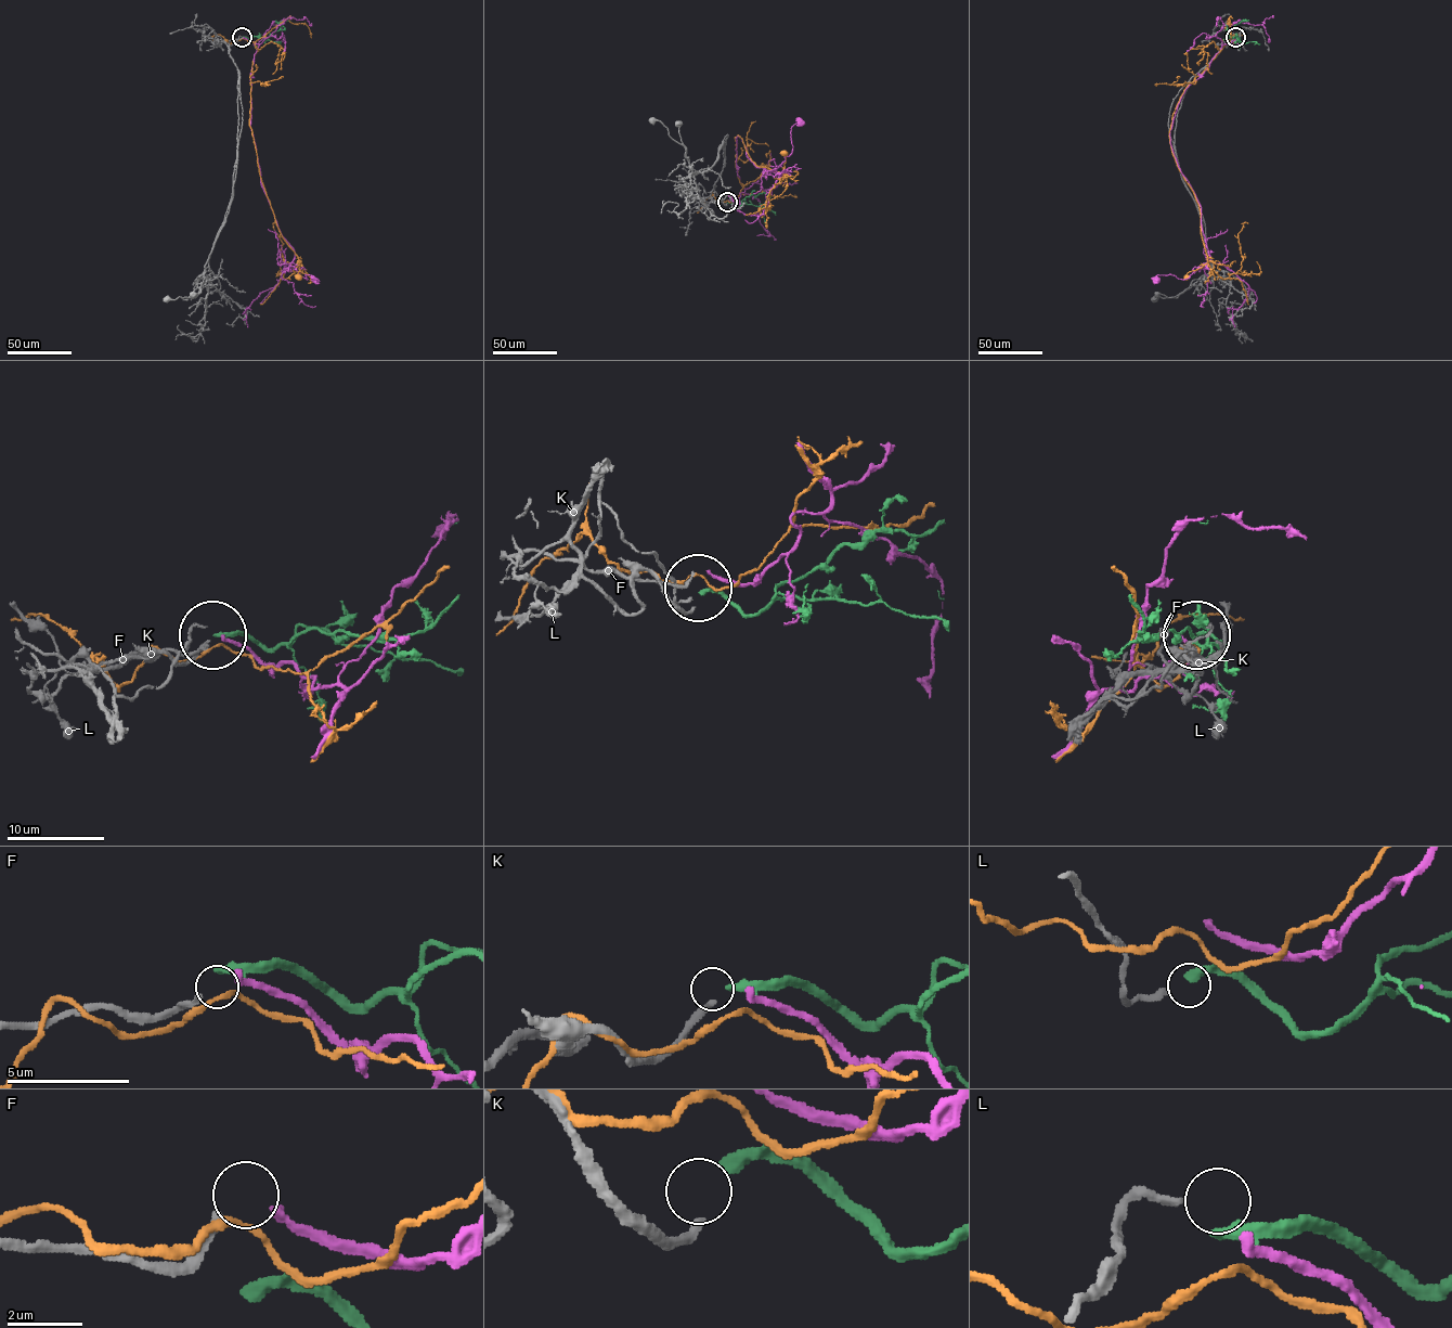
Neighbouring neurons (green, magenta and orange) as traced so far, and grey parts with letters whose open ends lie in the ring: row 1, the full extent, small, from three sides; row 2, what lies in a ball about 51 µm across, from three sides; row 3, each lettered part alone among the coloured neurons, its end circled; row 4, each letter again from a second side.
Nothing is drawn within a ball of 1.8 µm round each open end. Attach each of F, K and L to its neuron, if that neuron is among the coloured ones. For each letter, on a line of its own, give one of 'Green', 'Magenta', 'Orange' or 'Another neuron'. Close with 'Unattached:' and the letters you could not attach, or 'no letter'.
F: Magenta
K: Green
L: Another neuron
Unattached: L

